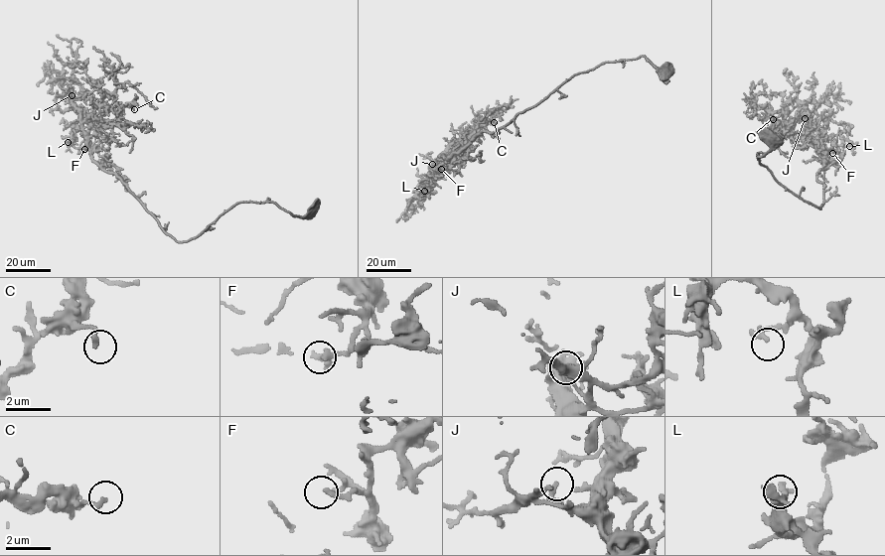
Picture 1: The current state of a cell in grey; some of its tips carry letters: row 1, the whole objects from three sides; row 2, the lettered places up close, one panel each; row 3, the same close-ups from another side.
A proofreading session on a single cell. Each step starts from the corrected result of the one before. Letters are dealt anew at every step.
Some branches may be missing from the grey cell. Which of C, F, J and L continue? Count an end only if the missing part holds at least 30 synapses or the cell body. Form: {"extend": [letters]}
{"extend": []}

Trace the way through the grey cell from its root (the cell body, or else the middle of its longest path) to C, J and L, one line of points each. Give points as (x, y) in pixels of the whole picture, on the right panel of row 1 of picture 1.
C: (775, 138), (757, 155), (759, 164), (820, 208), (824, 185), (816, 174), (826, 168), (825, 156), (773, 119)
J: (775, 138), (759, 164), (820, 208), (817, 172), (826, 158), (805, 118)
L: (775, 138), (759, 164), (819, 208), (817, 172), (826, 158), (815, 144), (839, 134), (849, 146)

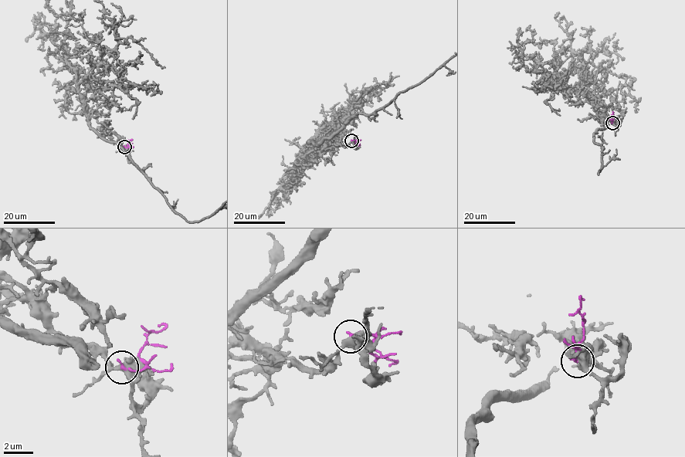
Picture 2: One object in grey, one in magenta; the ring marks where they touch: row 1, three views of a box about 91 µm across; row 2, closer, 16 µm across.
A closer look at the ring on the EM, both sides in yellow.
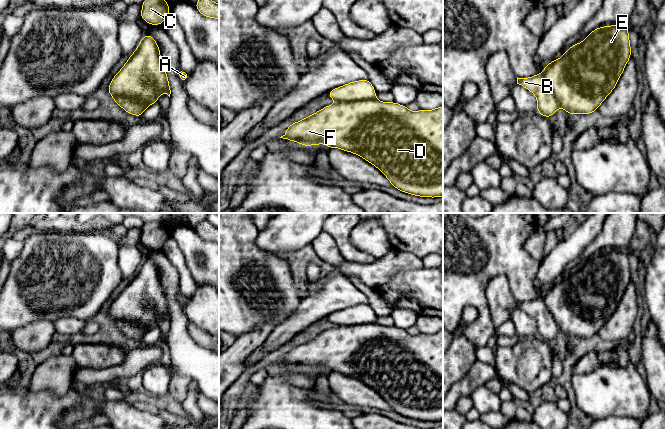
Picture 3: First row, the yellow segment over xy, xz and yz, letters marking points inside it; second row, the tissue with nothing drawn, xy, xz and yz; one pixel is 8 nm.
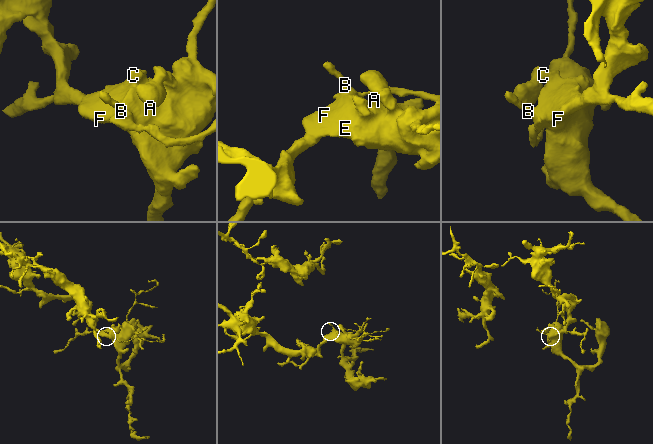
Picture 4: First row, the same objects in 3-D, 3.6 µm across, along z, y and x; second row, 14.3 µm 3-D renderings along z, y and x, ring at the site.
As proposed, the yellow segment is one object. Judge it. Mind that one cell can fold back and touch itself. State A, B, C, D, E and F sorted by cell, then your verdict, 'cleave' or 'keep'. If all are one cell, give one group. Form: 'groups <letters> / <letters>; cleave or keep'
groups A C D E F / B; cleave

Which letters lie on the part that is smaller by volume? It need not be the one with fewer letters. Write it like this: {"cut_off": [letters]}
{"cut_off": ["B"]}

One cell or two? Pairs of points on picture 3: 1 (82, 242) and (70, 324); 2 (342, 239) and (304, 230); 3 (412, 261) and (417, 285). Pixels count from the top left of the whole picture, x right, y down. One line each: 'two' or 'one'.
1: two
2: two
3: two

